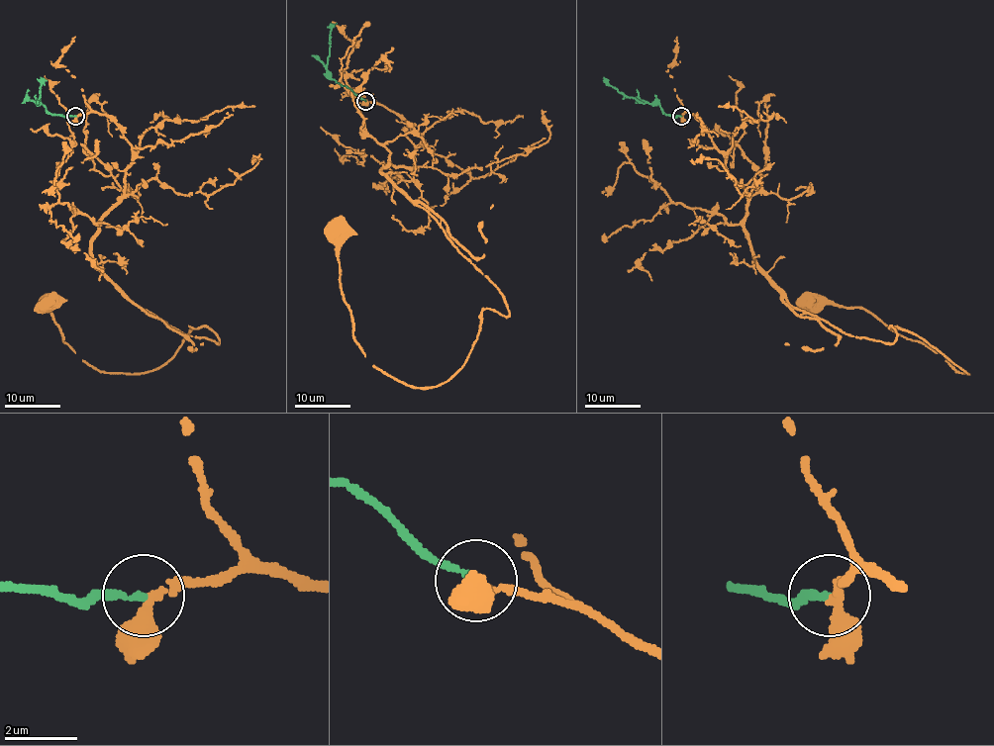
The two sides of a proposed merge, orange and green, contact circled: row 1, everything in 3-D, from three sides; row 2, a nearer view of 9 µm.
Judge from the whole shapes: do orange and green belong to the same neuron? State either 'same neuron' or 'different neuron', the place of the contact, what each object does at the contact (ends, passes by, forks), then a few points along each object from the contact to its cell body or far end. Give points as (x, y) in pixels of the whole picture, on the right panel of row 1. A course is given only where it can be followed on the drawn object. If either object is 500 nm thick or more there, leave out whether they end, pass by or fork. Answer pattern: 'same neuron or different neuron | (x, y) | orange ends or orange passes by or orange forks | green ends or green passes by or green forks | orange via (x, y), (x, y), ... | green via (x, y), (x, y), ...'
same neuron | (681, 116) | orange passes by | green ends | orange via (680, 115), (744, 188), (751, 258), (793, 306), (854, 336), (908, 329), (968, 373), (862, 309), (810, 303) | green via (680, 115), (667, 115), (658, 104), (625, 97), (603, 80)

